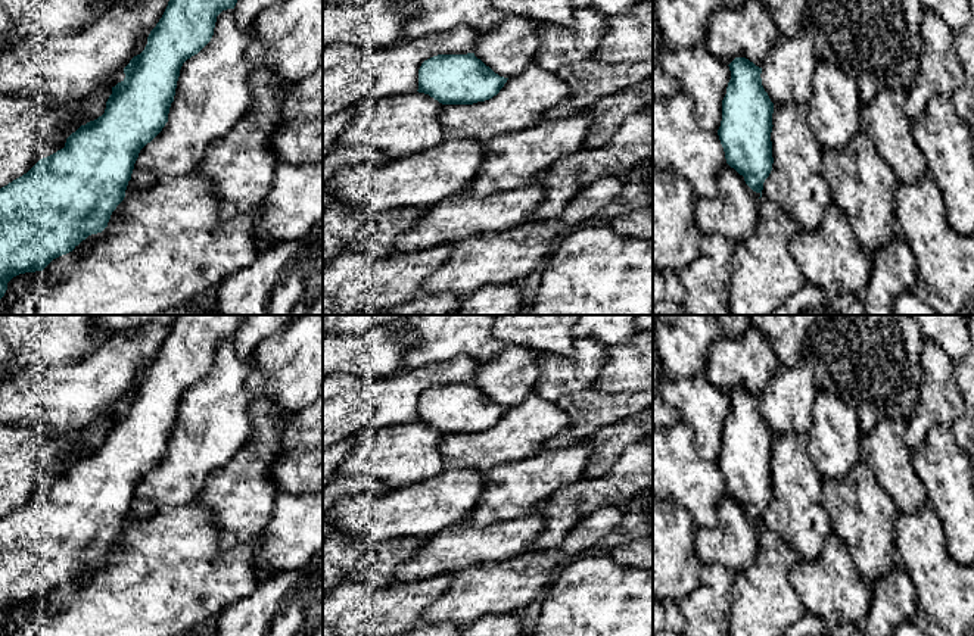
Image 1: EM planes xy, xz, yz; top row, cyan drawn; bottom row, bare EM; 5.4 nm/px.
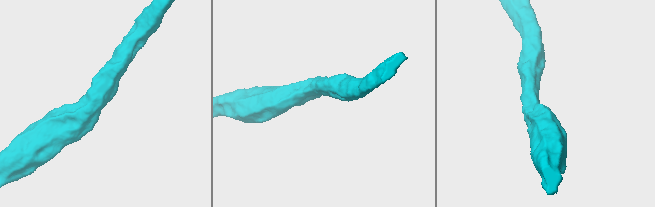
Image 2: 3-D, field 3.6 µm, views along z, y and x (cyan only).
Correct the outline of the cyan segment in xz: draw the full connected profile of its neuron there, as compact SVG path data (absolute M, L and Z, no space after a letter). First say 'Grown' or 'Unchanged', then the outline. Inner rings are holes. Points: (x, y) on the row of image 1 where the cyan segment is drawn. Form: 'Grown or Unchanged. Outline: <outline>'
Unchanged. Outline: M474 53L438 54L421 63L417 91L442 105L473 105L497 96L507 80Z

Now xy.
Unchanged. Outline: M169 0L150 31L144 50L130 60L124 68L125 78L112 87L105 113L72 132L63 149L40 159L27 174L0 188L0 299L13 277L43 271L53 259L72 252L88 236L108 227L112 212L125 197L140 150L168 122L183 63L211 41L217 16L223 10L234 9L236 3L237 0Z

